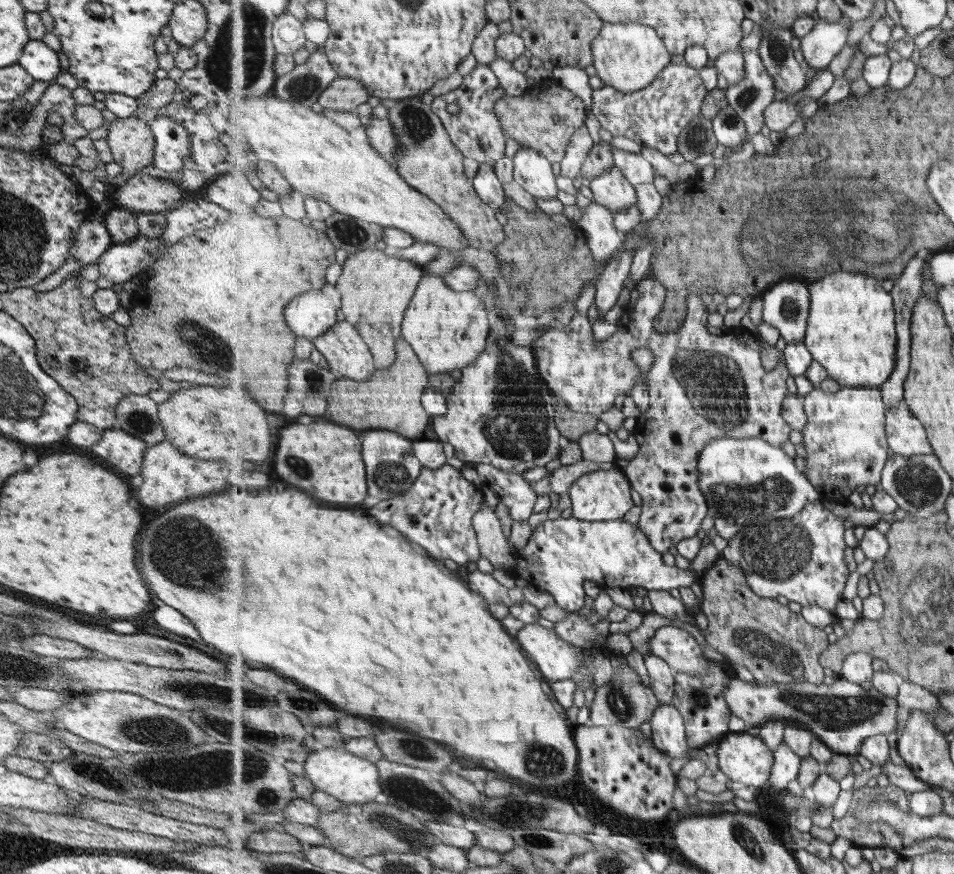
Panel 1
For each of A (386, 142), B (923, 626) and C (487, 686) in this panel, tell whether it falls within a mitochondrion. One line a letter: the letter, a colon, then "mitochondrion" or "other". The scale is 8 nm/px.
A: mitochondrion
B: mitochondrion
C: other

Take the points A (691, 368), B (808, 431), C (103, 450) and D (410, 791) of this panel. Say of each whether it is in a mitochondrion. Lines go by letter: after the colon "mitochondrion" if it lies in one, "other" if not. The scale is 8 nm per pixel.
A: mitochondrion
B: other
C: other
D: mitochondrion

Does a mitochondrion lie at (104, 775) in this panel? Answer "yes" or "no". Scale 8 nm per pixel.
yes

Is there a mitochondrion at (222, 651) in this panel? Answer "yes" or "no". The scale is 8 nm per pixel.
no

